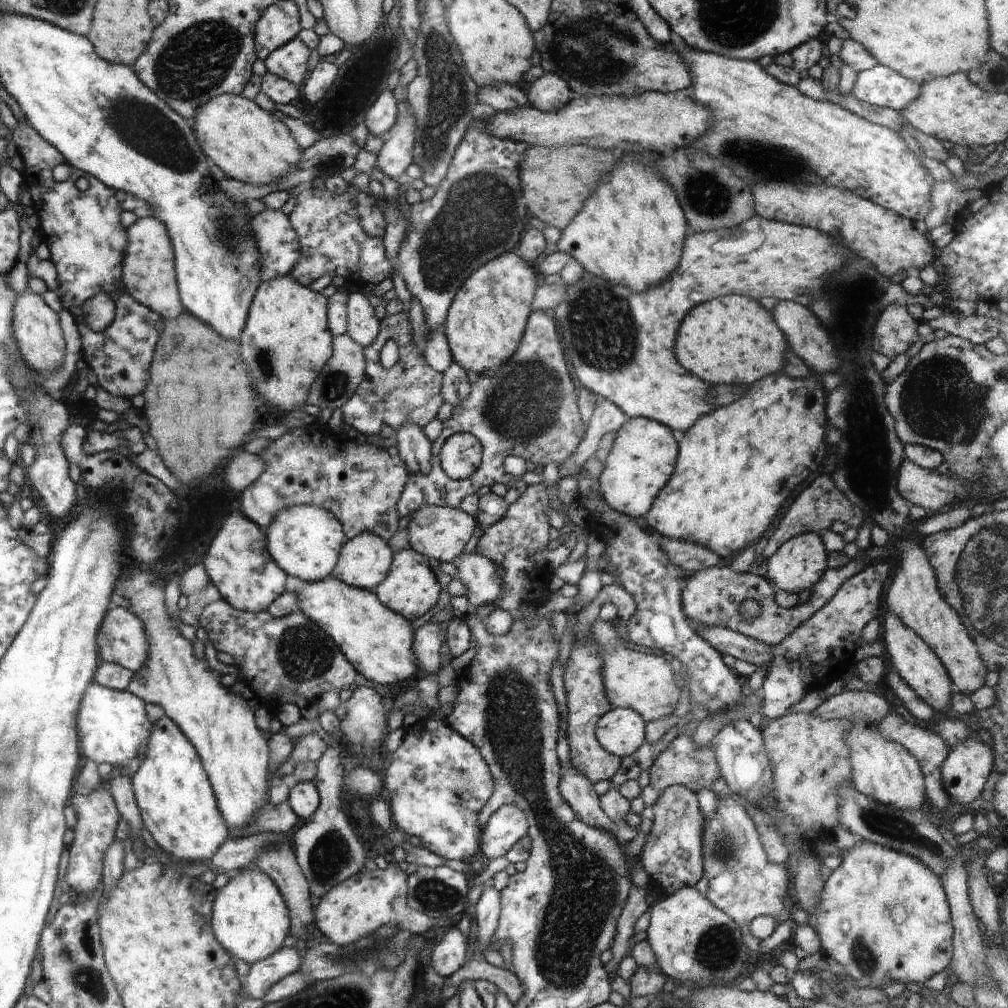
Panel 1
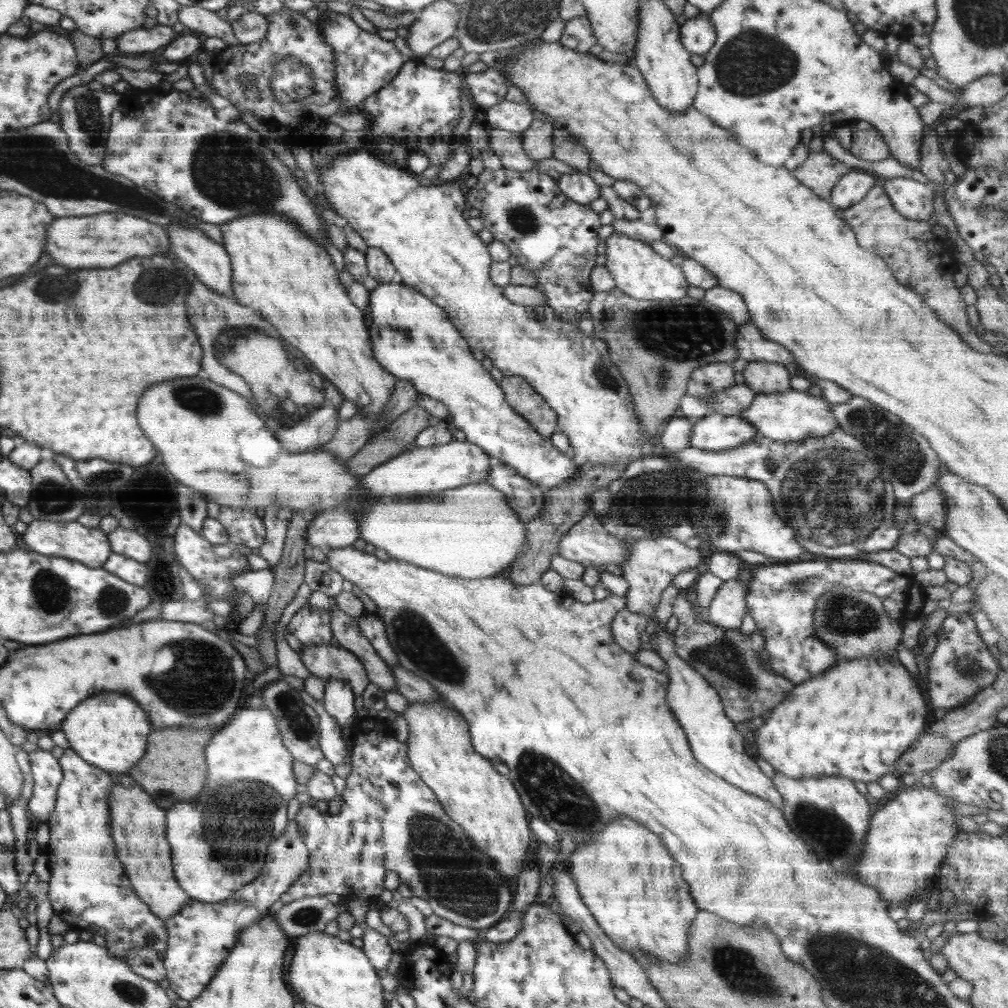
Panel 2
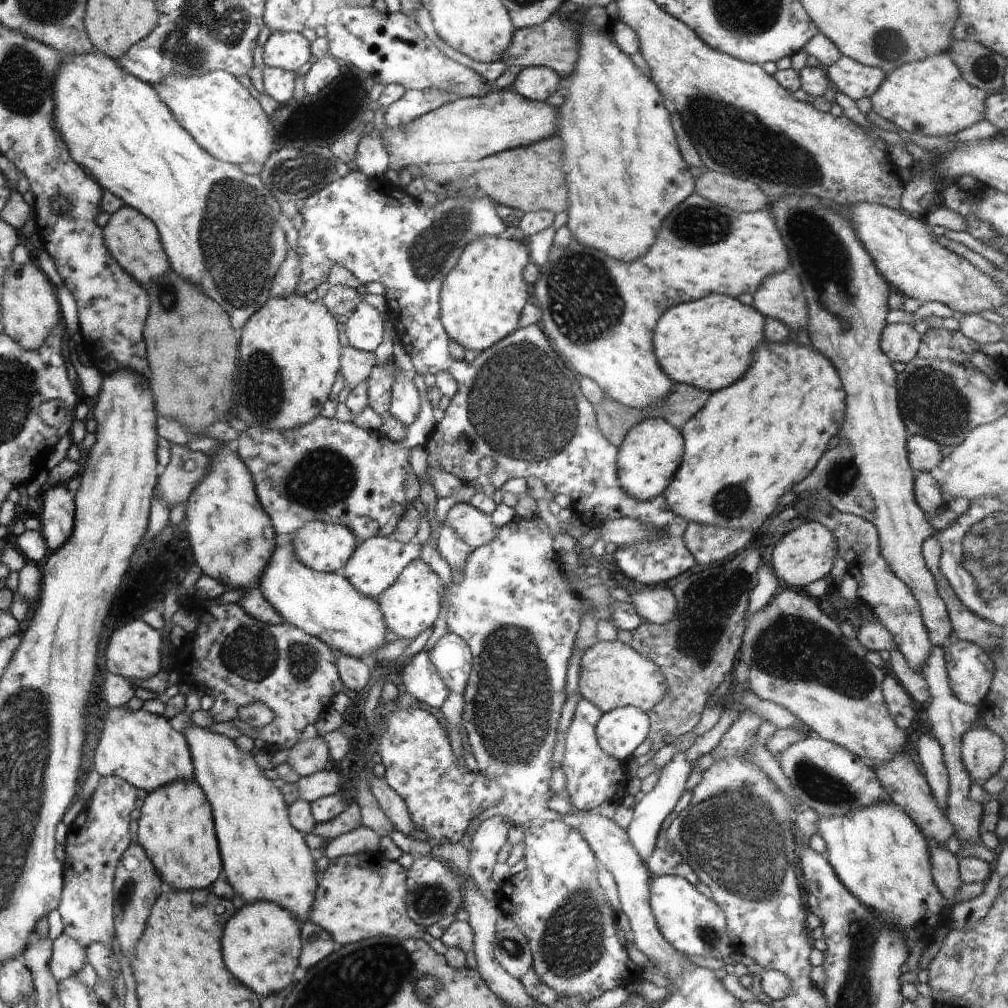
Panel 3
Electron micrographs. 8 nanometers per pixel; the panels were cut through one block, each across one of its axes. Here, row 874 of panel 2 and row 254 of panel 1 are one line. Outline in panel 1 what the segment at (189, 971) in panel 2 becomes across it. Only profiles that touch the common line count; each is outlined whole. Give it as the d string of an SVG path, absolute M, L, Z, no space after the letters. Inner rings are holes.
M265 209L250 218L250 227L254 232L258 252L260 252L260 279L261 281L273 280L280 276L290 275L296 262L299 262L300 242L298 234L293 230L288 215L282 211Z

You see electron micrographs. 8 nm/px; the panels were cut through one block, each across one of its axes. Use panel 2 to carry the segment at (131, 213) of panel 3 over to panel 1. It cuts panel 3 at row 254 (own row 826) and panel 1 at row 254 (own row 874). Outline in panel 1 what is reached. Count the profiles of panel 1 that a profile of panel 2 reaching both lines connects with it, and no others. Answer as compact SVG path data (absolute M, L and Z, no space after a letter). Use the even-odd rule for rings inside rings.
M139 217L126 229L126 253L123 261L123 286L137 302L160 314L162 319L176 320L184 307L179 298L175 256L166 226L156 217Z

